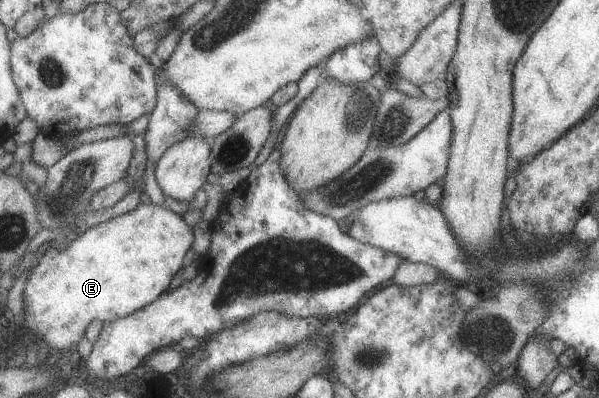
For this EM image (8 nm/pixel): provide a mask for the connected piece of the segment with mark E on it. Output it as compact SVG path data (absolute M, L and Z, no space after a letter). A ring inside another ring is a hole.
M141 204L135 211L93 226L64 247L48 249L31 271L23 292L25 324L17 335L28 330L41 339L45 352L68 350L85 336L87 326L98 319L103 324L130 316L156 302L169 288L177 272L185 267L185 256L196 245L197 233L181 215L157 204Z

